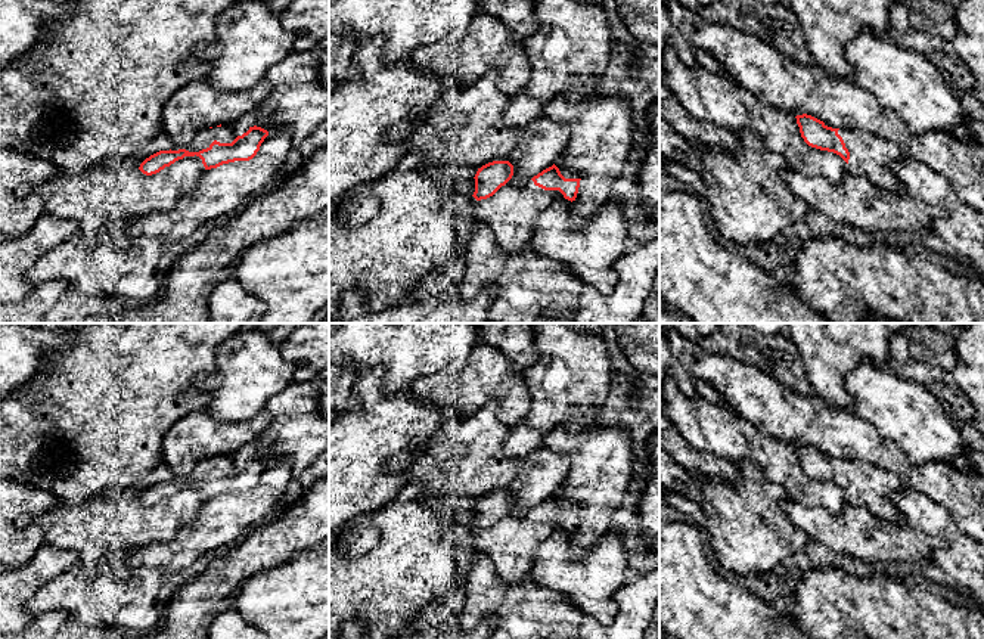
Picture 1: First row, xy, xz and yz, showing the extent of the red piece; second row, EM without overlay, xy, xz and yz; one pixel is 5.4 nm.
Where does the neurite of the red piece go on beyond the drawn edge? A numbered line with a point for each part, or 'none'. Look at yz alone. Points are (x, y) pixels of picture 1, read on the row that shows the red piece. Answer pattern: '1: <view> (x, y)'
1: yz (871, 157)

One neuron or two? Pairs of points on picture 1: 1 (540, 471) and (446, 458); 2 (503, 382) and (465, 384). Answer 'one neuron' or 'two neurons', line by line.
1: one neuron
2: one neuron

